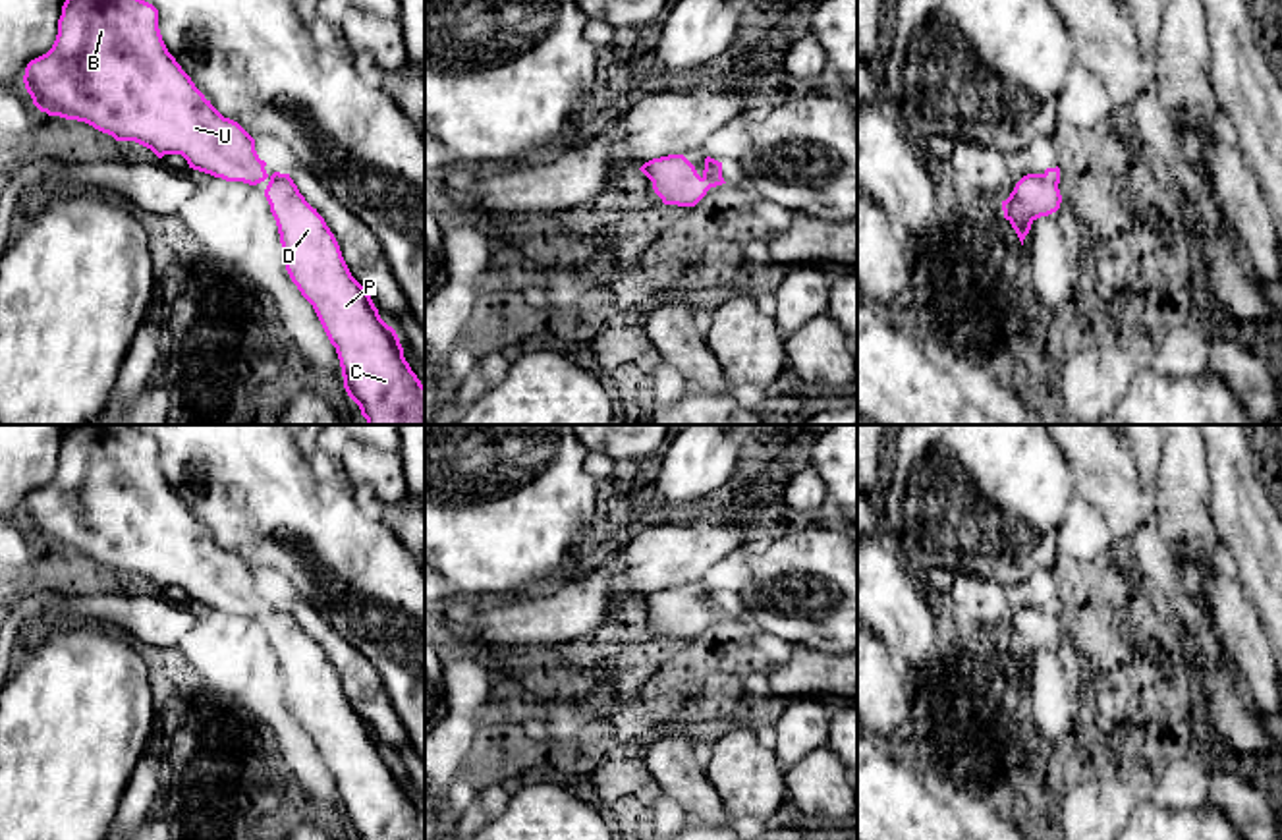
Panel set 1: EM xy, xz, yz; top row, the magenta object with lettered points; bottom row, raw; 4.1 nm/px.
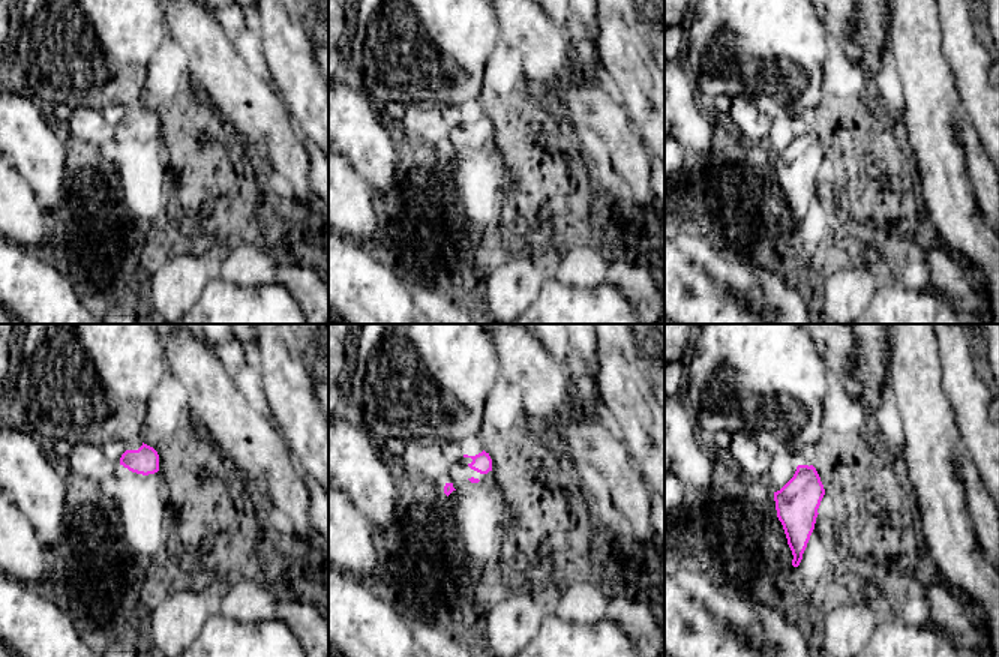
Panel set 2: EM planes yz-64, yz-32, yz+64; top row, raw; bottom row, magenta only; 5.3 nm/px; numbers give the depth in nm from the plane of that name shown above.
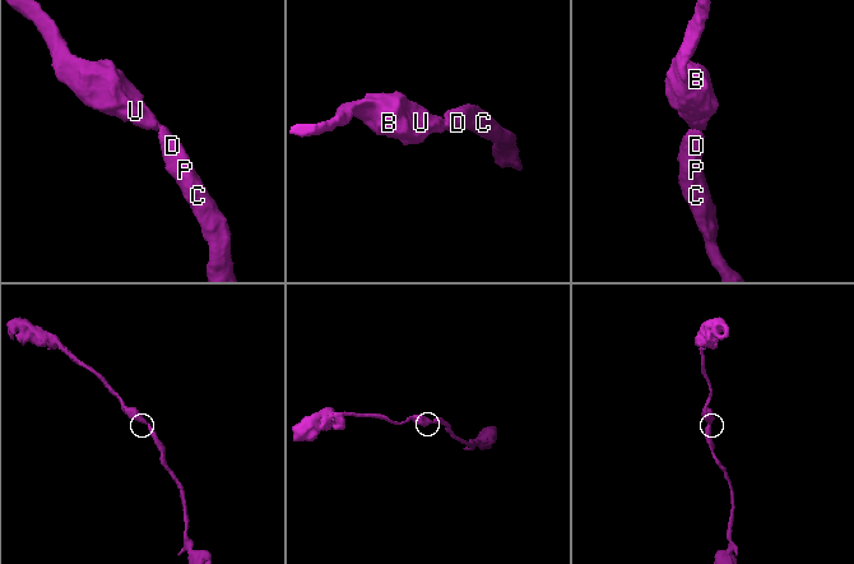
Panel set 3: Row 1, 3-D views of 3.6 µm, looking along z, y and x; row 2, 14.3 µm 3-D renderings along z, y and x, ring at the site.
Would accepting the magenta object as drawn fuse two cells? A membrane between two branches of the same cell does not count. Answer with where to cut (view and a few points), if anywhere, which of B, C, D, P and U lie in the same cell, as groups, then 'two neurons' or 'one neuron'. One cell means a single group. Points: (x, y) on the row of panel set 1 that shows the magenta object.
no cut | B C D P U | one neuron

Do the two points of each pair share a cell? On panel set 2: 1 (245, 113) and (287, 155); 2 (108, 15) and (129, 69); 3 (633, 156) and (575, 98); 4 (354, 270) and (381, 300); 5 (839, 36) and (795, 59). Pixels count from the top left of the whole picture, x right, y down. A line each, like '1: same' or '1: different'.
1: same
2: same
3: same
4: same
5: different

